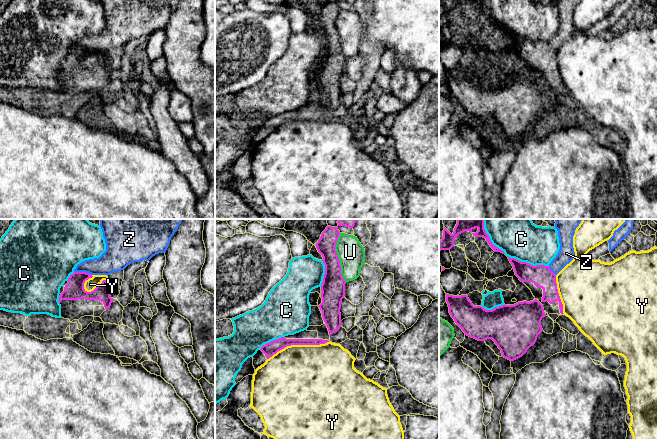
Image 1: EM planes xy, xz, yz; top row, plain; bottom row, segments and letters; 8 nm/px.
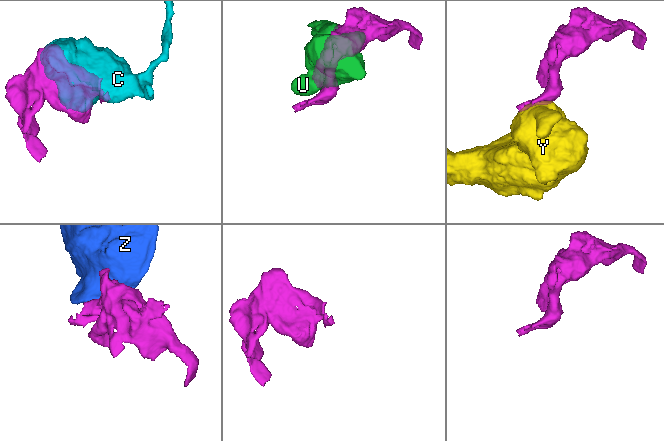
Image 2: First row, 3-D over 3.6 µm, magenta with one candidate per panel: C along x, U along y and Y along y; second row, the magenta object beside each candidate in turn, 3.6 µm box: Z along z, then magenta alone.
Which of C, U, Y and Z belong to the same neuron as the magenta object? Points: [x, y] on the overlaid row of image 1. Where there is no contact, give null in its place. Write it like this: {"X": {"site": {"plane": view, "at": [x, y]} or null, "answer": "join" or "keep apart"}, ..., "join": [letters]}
{"C": {"site": {"plane": "yz", "at": [528, 263]}, "answer": "keep apart"}, "U": {"site": {"plane": "xz", "at": [337, 257]}, "answer": "keep apart"}, "Y": {"site": {"plane": "xz", "at": [297, 344]}, "answer": "keep apart"}, "Z": {"site": {"plane": "xy", "at": [83, 272]}, "answer": "keep apart"}, "join": []}

